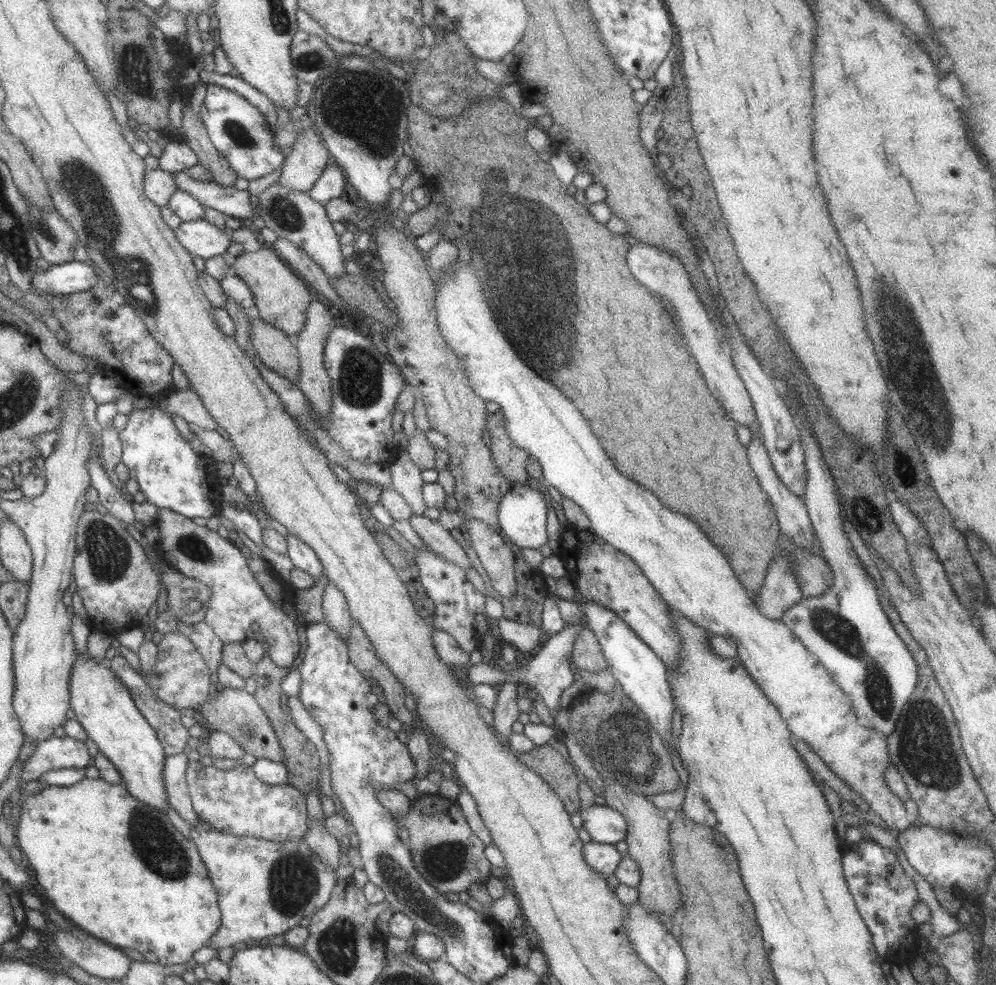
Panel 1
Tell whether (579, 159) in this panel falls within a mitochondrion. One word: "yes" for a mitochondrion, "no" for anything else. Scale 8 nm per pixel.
no

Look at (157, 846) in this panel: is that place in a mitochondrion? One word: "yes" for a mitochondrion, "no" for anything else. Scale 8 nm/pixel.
yes

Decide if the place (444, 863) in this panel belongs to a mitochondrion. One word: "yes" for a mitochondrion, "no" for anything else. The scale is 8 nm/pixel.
yes

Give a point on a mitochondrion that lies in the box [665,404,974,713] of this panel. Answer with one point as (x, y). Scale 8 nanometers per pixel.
(905, 469)

